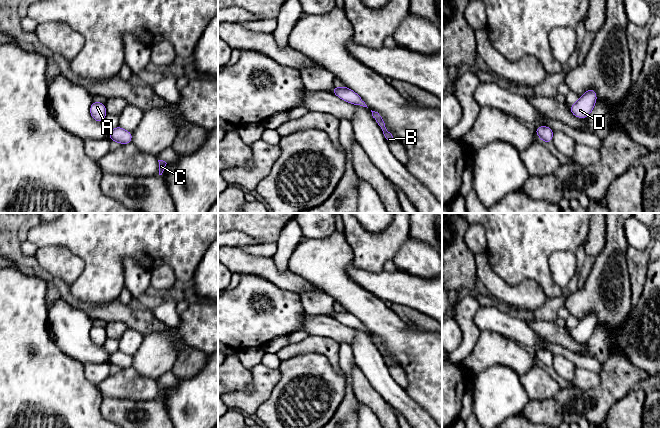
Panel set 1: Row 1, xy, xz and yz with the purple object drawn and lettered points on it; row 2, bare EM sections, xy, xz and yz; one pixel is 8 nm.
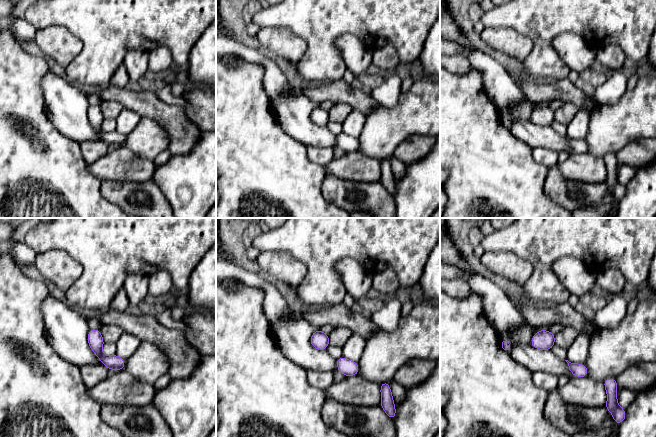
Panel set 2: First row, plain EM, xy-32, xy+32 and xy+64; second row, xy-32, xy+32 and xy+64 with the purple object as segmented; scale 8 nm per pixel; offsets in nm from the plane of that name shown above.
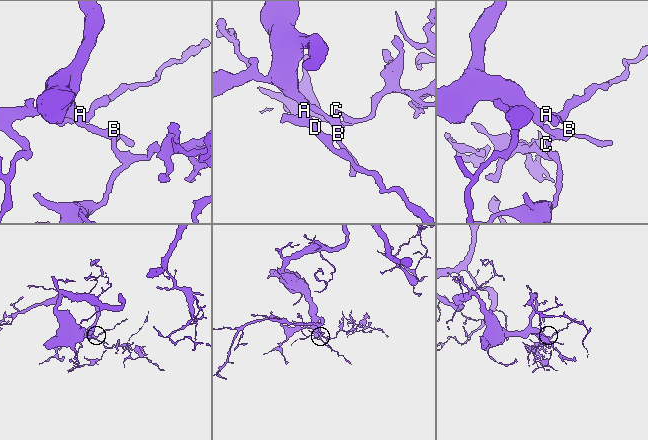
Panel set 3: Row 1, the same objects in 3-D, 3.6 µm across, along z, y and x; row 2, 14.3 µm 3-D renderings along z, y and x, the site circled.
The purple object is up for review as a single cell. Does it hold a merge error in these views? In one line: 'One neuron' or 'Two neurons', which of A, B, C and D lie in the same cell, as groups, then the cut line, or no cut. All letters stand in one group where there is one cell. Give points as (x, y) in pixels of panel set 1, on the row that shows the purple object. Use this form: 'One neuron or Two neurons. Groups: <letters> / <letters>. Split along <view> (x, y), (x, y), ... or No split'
One neuron. Groups: A B C D. No split

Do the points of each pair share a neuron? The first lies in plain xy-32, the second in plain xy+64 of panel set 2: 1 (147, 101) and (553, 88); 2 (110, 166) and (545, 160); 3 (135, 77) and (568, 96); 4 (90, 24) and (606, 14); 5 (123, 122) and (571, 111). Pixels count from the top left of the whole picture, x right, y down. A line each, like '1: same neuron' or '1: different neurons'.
1: same neuron
2: different neurons
3: different neurons
4: same neuron
5: different neurons

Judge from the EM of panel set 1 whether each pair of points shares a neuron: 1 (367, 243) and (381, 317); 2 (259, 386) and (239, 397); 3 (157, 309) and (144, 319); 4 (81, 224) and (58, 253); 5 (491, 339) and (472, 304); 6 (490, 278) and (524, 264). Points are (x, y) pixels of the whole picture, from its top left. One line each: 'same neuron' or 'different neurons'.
1: different neurons
2: same neuron
3: different neurons
4: different neurons
5: different neurons
6: different neurons

